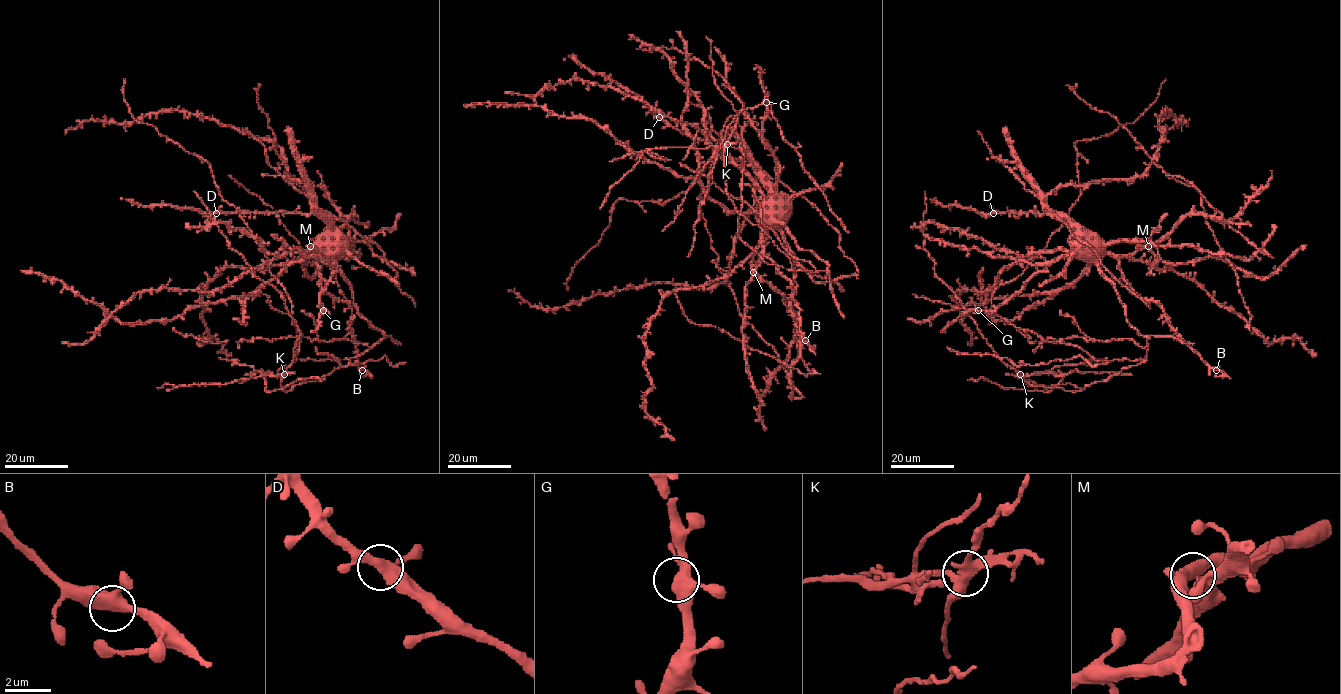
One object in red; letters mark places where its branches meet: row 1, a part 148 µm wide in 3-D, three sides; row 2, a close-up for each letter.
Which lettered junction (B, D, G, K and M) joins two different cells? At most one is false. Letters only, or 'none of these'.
K

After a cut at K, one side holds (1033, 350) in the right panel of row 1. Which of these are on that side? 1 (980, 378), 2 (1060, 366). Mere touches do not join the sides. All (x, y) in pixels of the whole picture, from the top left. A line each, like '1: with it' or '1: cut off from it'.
1: cut off from it
2: cut off from it

